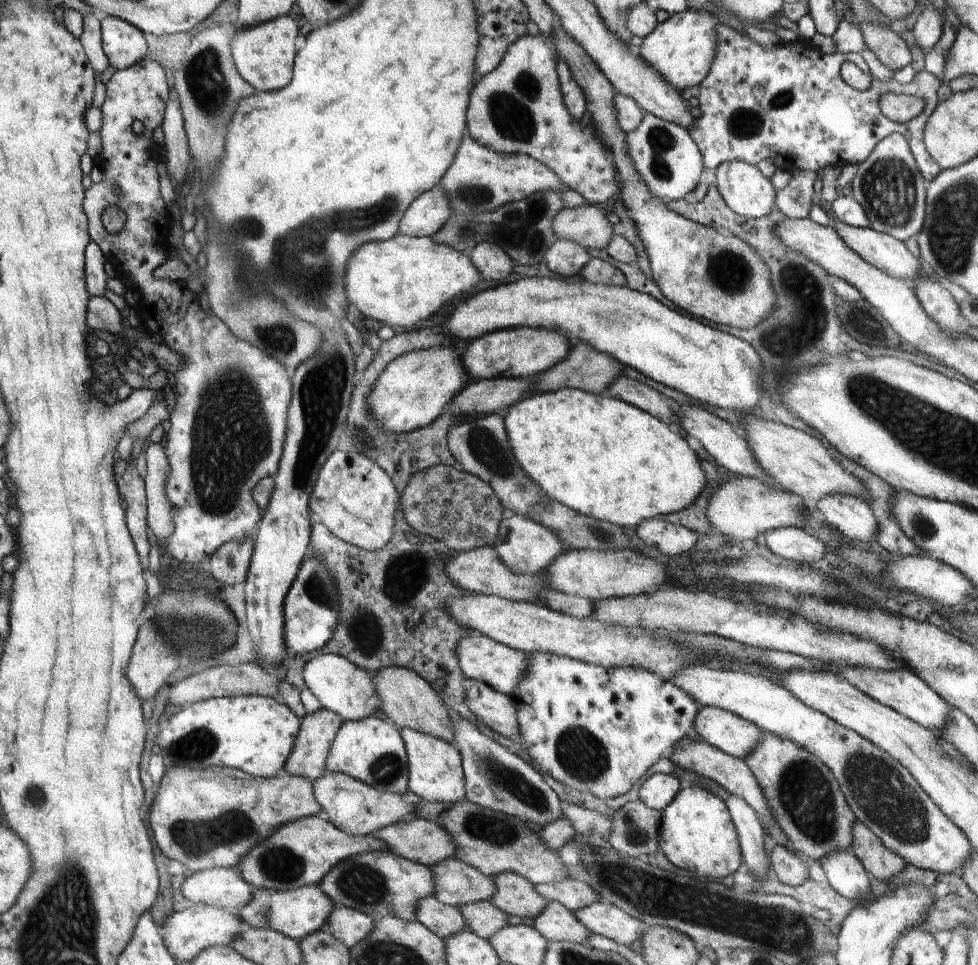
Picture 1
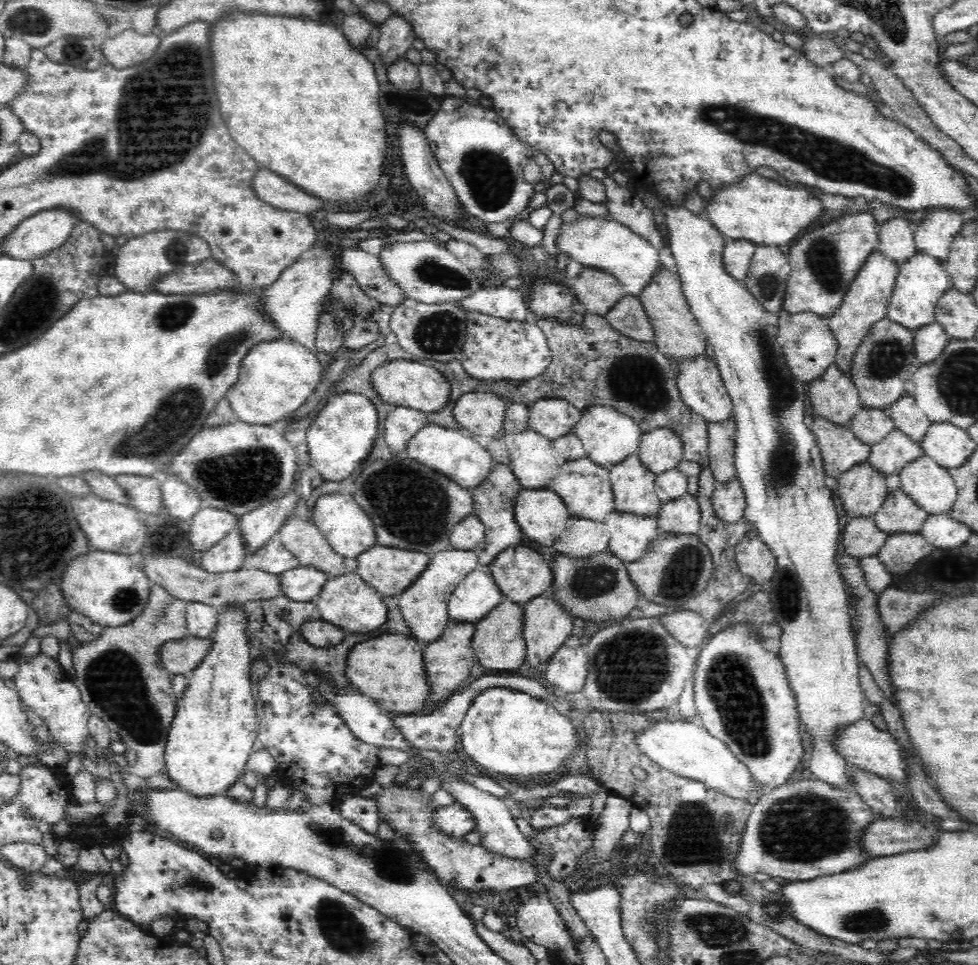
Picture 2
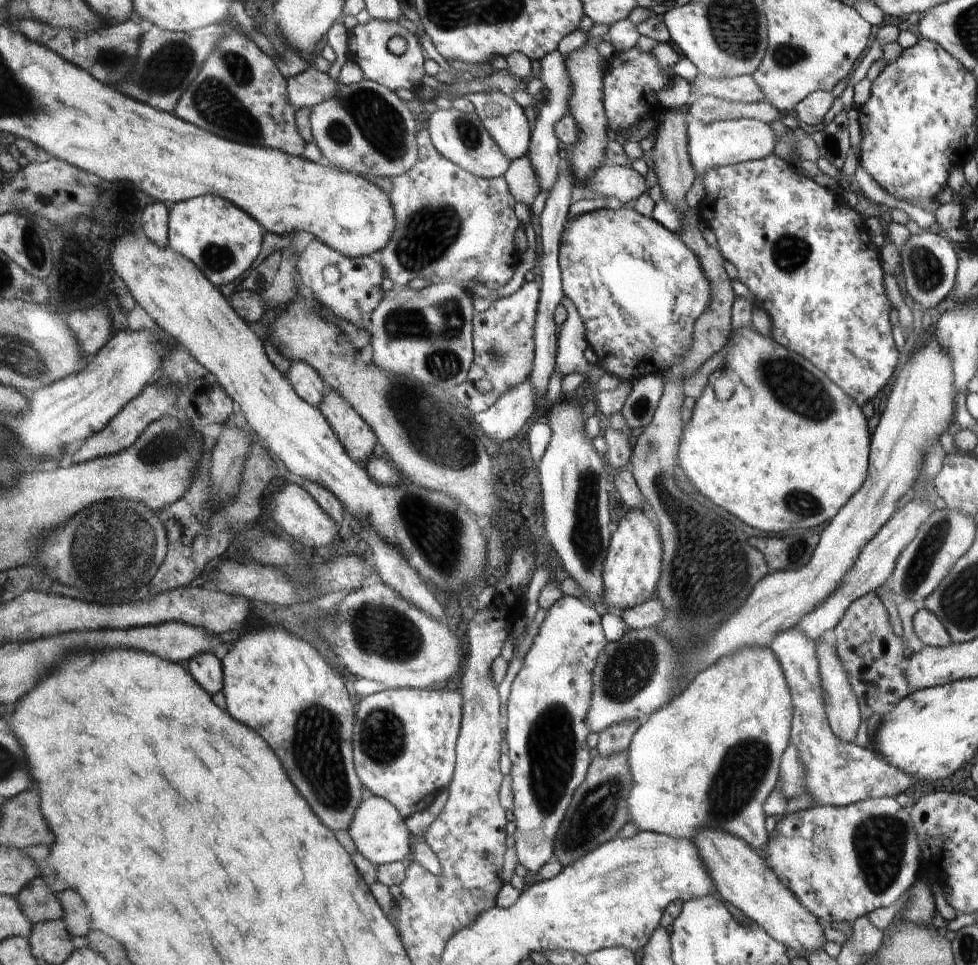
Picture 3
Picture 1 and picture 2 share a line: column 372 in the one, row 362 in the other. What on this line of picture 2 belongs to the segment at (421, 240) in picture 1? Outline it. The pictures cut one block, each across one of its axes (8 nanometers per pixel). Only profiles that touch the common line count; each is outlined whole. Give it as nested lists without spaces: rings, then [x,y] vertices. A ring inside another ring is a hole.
[[[293,338],[258,343],[244,356],[238,380],[229,388],[226,398],[238,420],[248,424],[272,424],[290,416],[313,395],[325,368],[319,354],[310,352]]]

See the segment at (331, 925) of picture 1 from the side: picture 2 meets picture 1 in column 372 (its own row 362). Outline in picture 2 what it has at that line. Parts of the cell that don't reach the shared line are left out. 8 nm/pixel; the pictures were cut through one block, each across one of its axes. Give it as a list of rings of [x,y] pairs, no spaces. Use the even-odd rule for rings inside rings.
[[[936,321],[914,331],[913,352],[918,359],[918,364],[925,366],[925,364],[932,363],[944,352],[948,343],[946,329]]]

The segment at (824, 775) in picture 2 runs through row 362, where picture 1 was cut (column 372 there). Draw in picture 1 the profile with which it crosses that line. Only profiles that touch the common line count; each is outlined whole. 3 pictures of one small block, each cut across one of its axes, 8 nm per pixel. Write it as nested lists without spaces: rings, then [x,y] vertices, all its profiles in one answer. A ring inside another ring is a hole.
[[[374,716],[359,721],[343,721],[330,745],[325,767],[331,773],[346,773],[355,779],[360,779],[368,786],[374,787],[376,791],[404,795],[407,792],[406,782],[410,782],[410,766],[406,764],[407,750],[404,750],[404,743],[398,730],[390,724],[390,721],[386,722],[386,720],[380,720]]]

